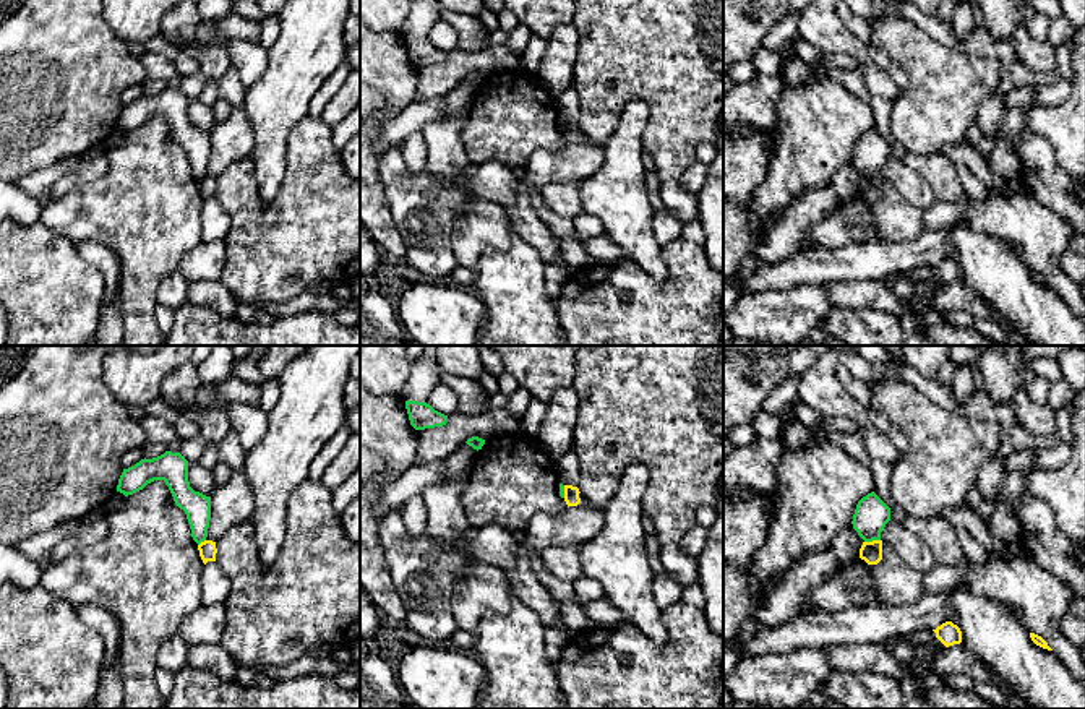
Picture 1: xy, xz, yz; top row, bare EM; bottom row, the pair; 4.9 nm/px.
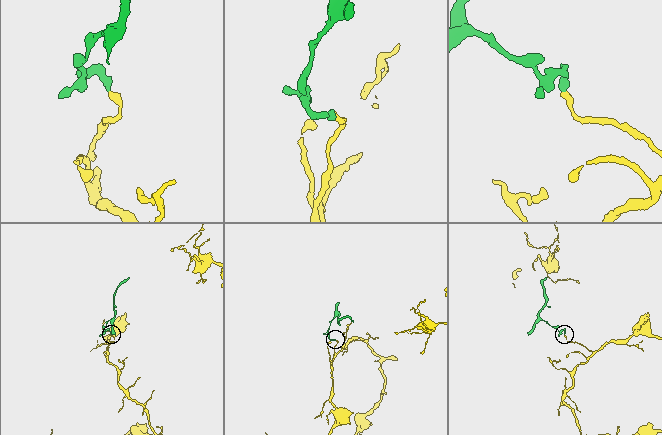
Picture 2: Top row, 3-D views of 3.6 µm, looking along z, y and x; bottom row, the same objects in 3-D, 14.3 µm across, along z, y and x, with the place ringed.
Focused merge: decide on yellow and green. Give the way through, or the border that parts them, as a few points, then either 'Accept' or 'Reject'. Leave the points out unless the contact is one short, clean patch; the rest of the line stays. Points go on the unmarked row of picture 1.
Boundary: yz (879, 176), (865, 179). Reject

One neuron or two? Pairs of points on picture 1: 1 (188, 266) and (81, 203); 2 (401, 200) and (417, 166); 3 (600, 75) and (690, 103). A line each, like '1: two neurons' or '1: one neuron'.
1: two neurons
2: two neurons
3: one neuron

